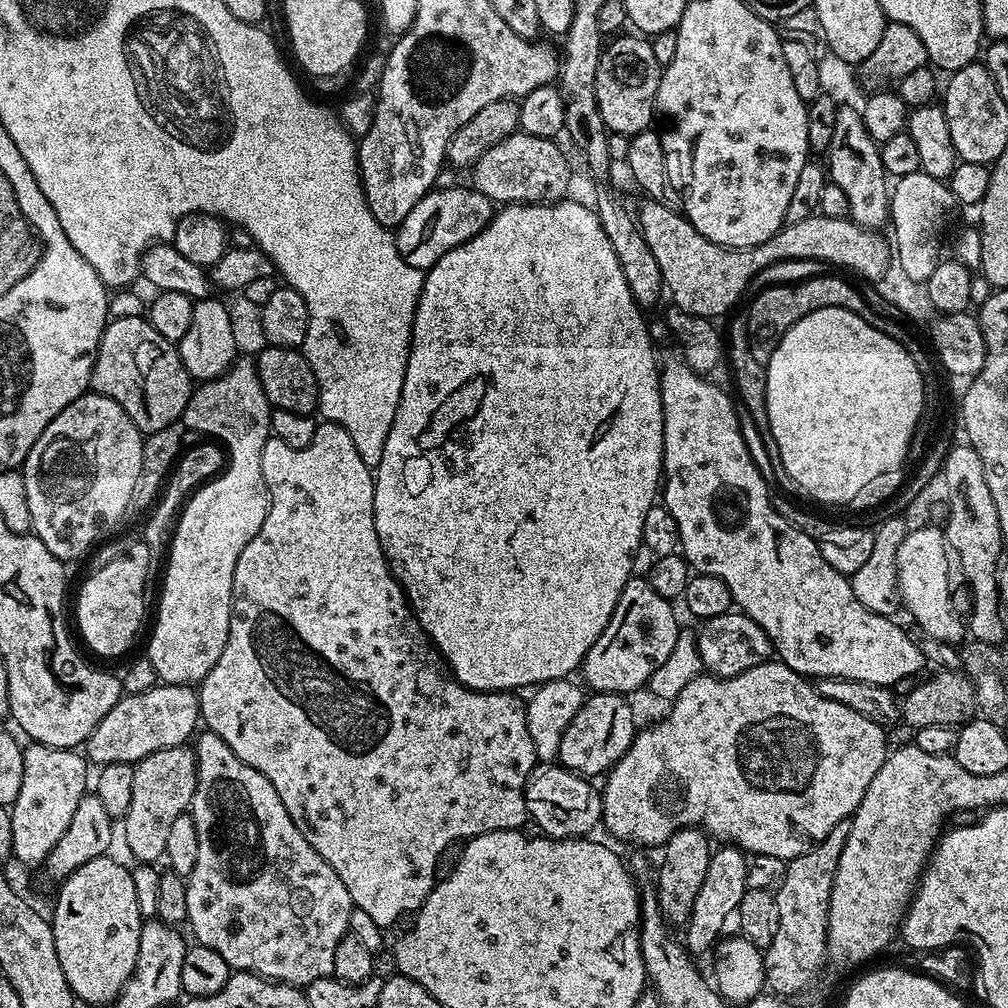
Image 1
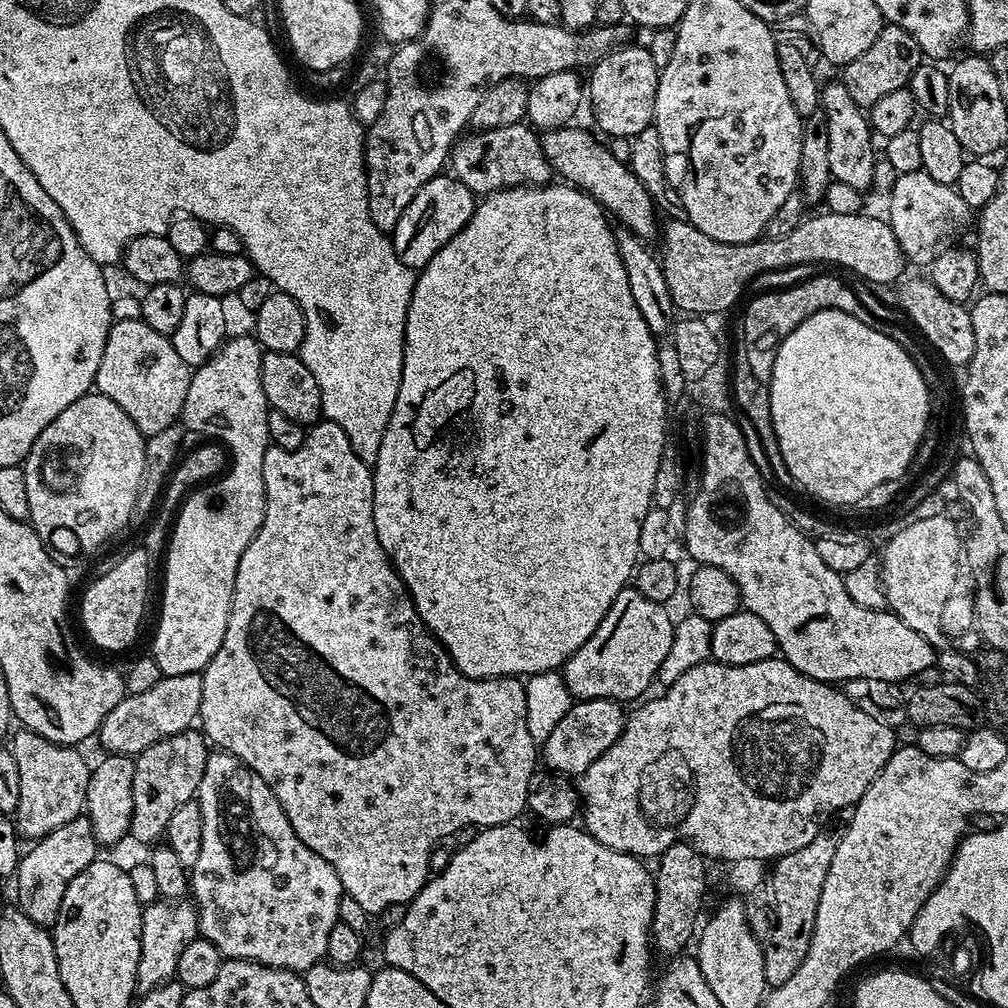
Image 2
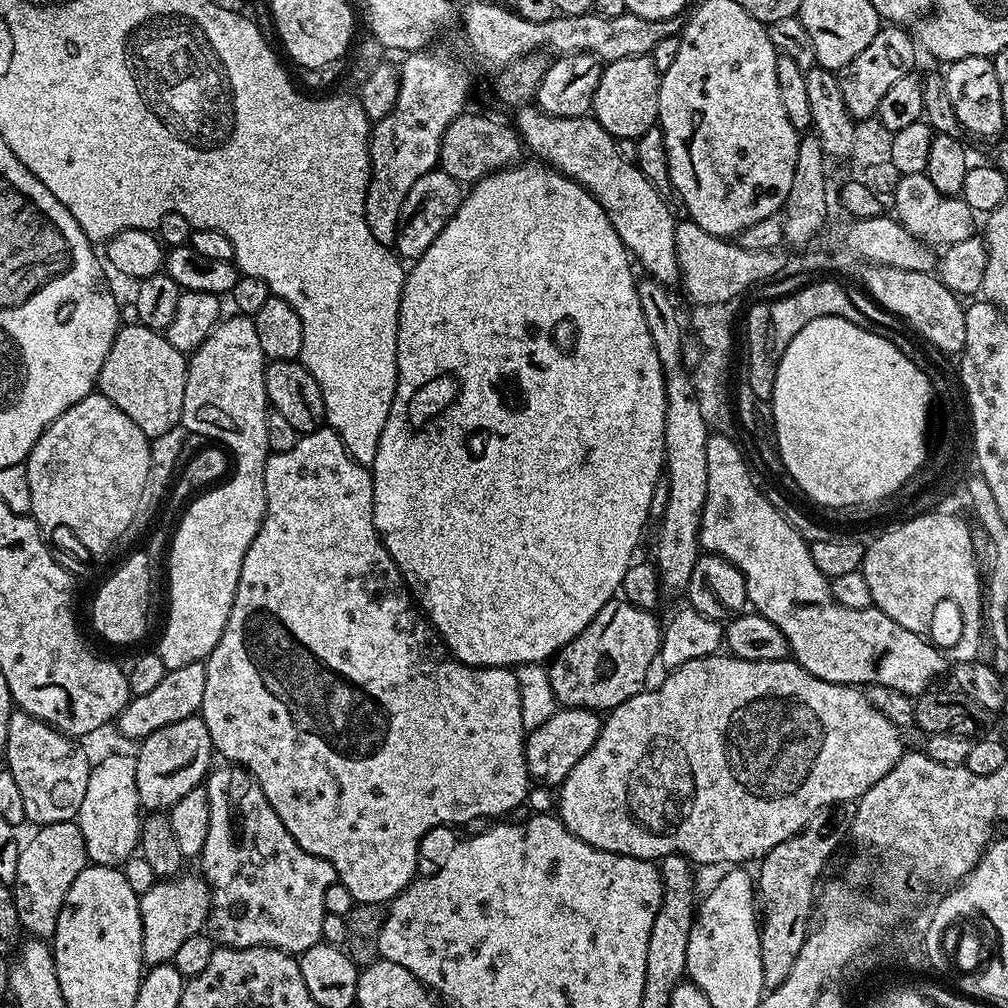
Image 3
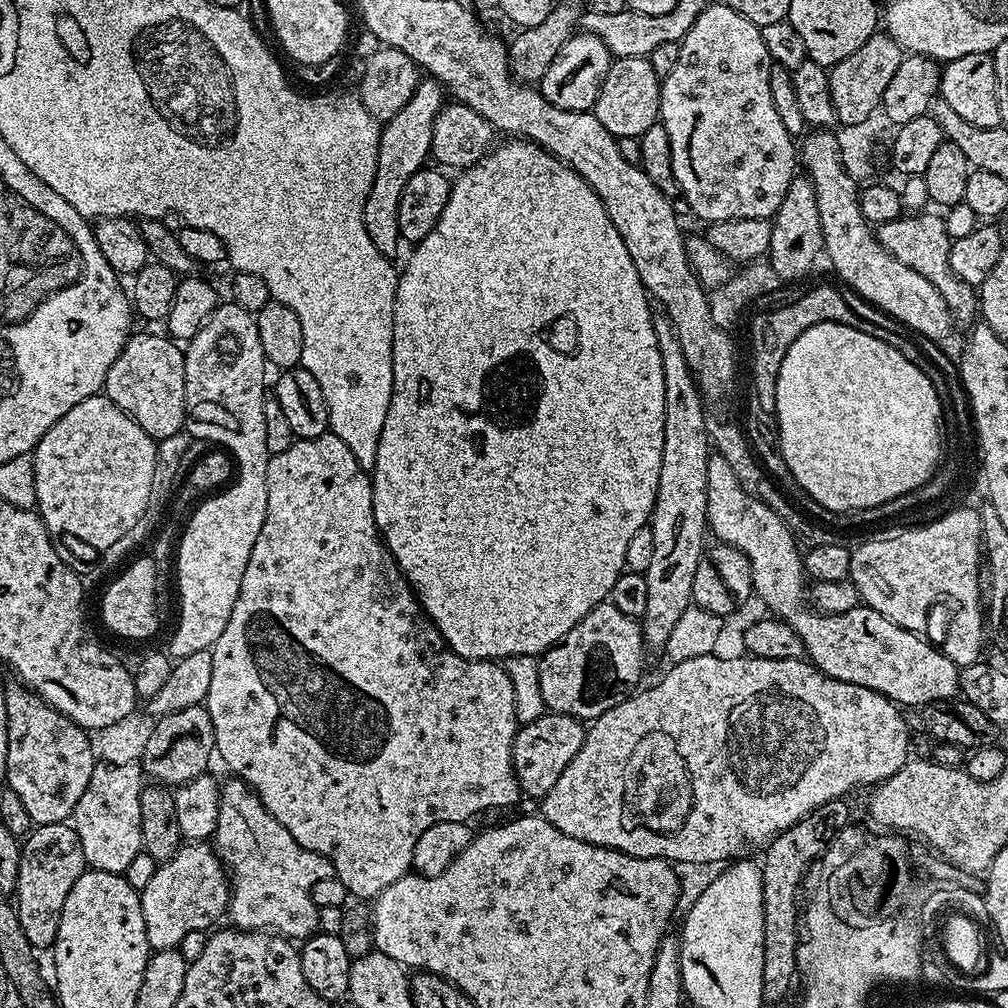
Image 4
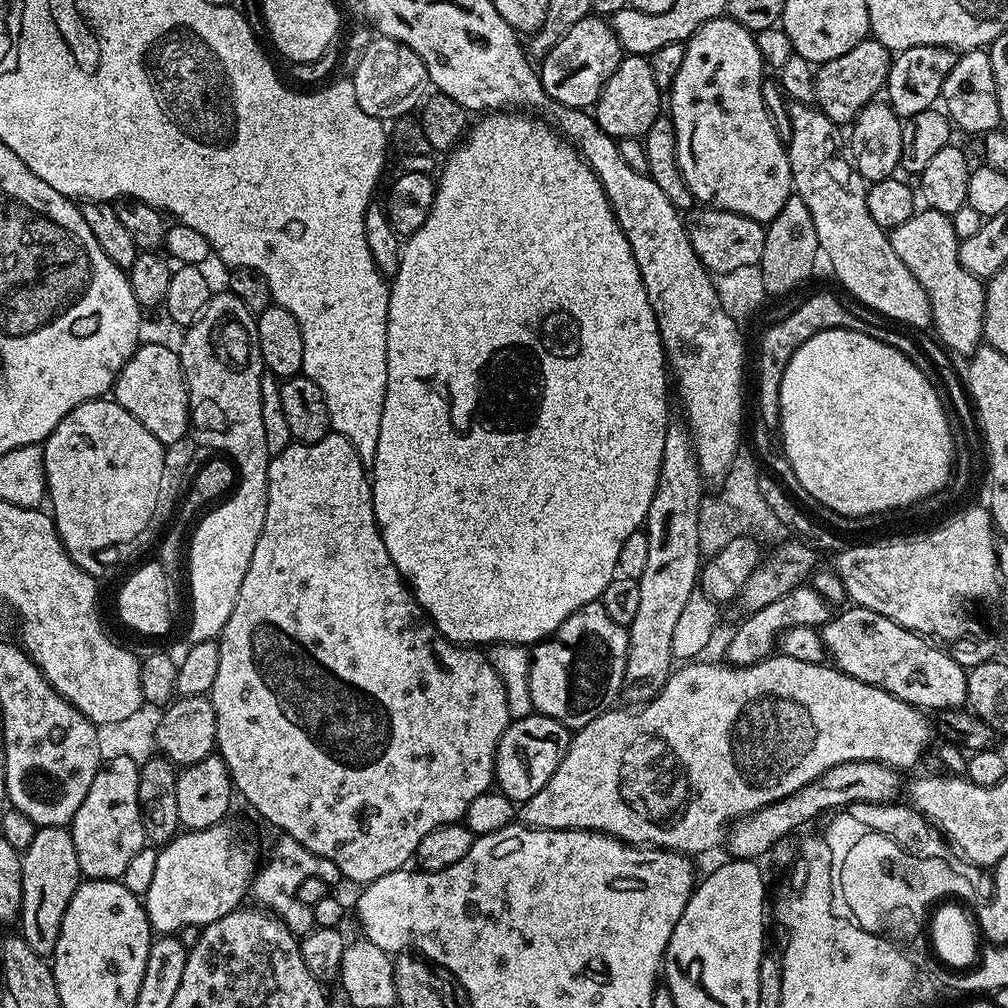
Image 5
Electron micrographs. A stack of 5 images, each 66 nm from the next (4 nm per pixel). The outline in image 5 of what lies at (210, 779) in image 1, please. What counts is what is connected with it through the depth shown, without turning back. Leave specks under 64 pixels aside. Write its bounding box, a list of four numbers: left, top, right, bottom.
[250,835,342,938]

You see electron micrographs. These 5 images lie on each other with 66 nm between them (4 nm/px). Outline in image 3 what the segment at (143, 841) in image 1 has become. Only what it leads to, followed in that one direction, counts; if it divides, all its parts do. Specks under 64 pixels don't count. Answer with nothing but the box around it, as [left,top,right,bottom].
[135,714,214,812]

